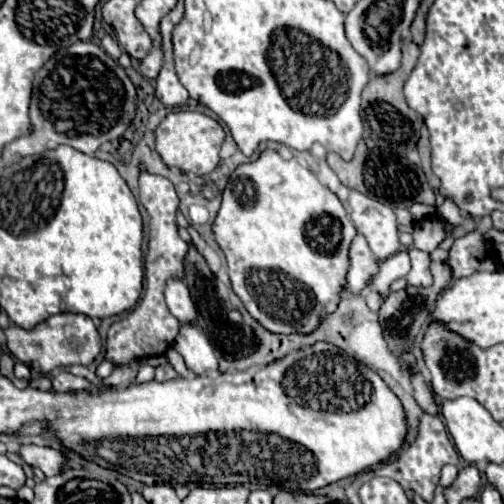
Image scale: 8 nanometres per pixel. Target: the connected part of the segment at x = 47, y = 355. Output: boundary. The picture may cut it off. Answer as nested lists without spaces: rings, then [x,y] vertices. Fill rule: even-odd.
[[[56,314],[40,322],[32,330],[24,330],[18,326],[10,326],[4,330],[8,338],[10,352],[24,362],[32,372],[50,374],[54,368],[64,368],[72,364],[88,366],[100,354],[102,340],[94,322],[84,314]]]

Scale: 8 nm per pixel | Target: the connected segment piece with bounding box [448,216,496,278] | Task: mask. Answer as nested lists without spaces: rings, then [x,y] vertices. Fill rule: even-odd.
[[[484,216],[478,222],[478,230],[466,234],[454,242],[448,256],[448,266],[452,268],[452,278],[464,278],[474,274],[476,270],[484,270],[486,262],[490,268],[496,264],[496,258],[490,258],[490,244],[482,238],[482,232],[492,228],[490,216]]]

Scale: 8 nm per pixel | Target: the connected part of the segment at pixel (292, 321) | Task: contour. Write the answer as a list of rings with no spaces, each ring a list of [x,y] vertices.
[[[266,150],[262,152],[262,156],[254,162],[248,162],[248,164],[242,164],[234,170],[234,174],[230,176],[230,182],[224,190],[224,196],[222,196],[222,206],[218,210],[218,216],[216,220],[212,222],[212,232],[214,232],[214,238],[220,246],[220,250],[224,252],[226,256],[226,264],[228,264],[228,276],[230,276],[230,282],[232,282],[232,290],[236,292],[236,296],[242,300],[246,312],[262,326],[266,328],[268,332],[272,334],[312,334],[316,328],[318,328],[318,320],[322,314],[332,314],[342,296],[344,296],[344,276],[348,274],[348,248],[350,248],[350,242],[354,240],[356,236],[356,230],[342,206],[342,202],[338,200],[338,196],[334,192],[330,192],[326,186],[320,184],[320,180],[304,166],[300,166],[294,158],[292,160],[284,160],[278,152],[274,150]]]

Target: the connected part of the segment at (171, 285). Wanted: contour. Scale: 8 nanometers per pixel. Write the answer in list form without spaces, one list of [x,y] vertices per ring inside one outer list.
[[[168,280],[164,288],[164,298],[168,304],[168,310],[184,324],[184,322],[196,322],[196,308],[190,298],[190,292],[182,280]]]

